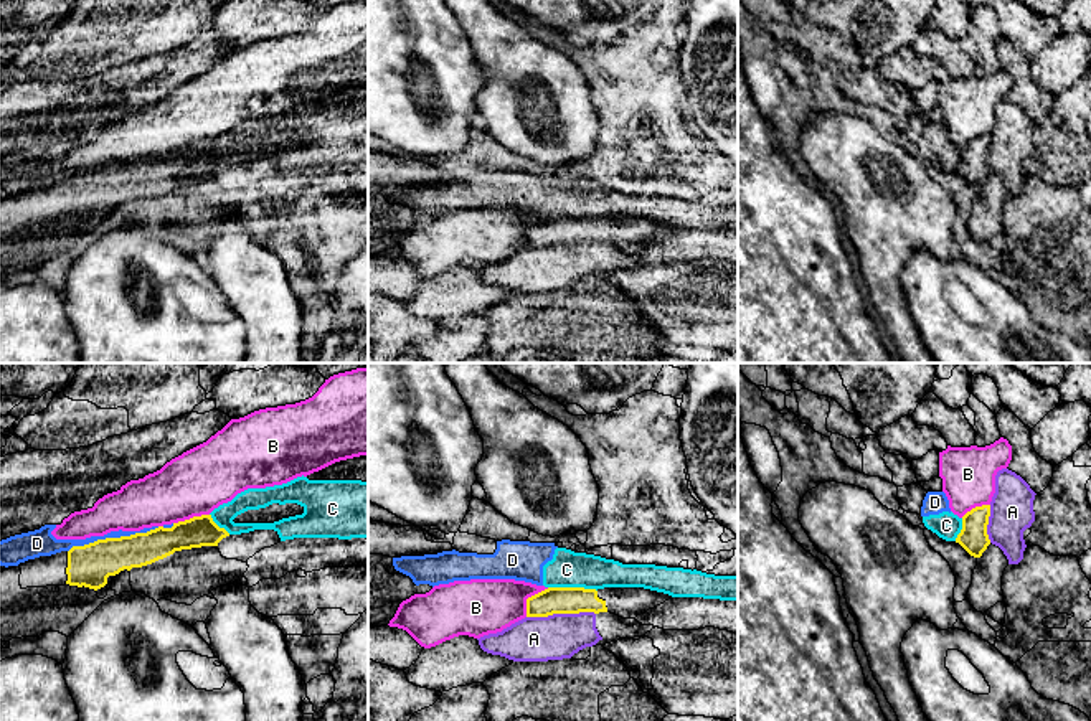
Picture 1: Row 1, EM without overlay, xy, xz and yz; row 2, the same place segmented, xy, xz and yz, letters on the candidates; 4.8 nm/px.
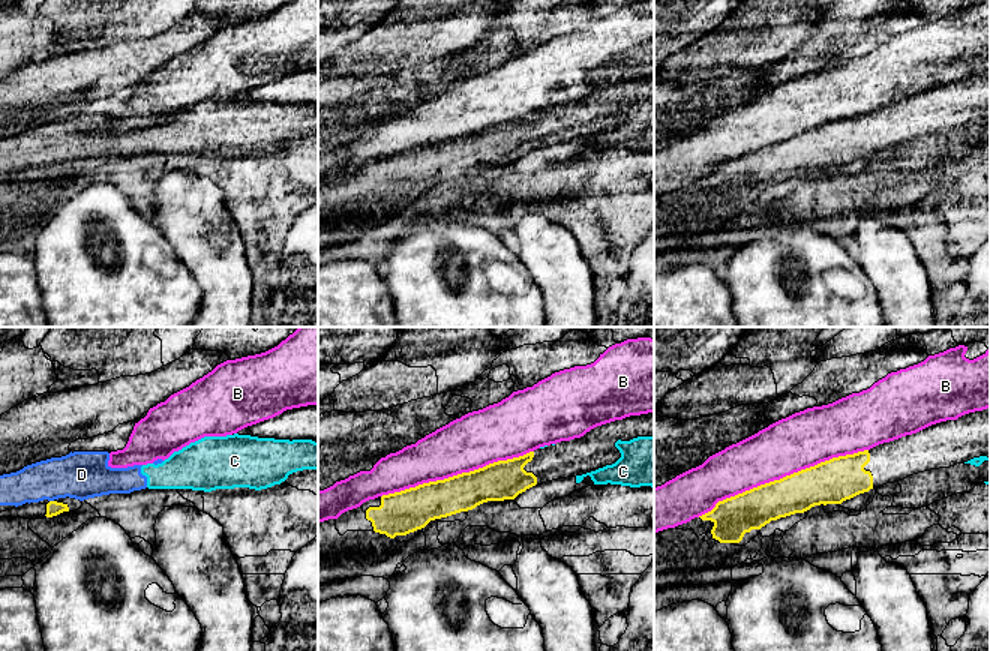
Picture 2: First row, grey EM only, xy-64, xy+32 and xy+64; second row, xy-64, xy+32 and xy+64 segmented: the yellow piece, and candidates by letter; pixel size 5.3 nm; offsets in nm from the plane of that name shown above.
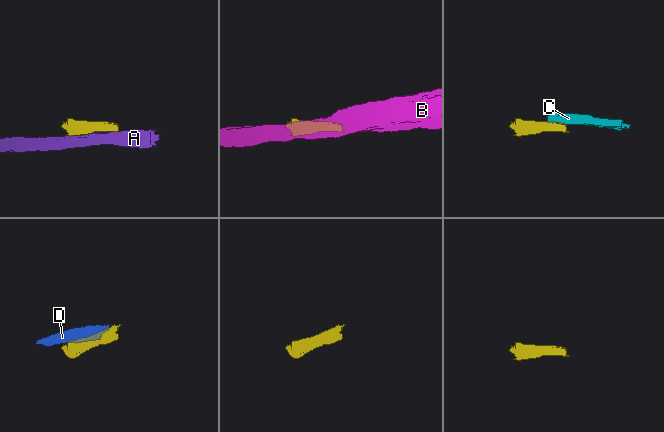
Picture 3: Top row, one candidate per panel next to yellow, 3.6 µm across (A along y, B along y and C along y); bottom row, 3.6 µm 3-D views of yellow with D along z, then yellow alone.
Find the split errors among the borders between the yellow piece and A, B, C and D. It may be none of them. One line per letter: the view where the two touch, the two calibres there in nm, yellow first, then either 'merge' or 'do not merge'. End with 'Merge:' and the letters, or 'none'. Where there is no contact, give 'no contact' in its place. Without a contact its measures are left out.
A: contact in xz; calibres 130 and 220 nm; do not merge
B: contact in xz; calibres 130 and 280 nm; do not merge
C: contact in xz; calibres 130 and 180 nm; do not merge
D: contact in xy; calibres 200 and 60 nm; do not merge
Merge: none

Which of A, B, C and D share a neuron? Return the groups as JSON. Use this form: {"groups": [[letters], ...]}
{"groups": [["A"], ["B"], ["C", "D"]]}

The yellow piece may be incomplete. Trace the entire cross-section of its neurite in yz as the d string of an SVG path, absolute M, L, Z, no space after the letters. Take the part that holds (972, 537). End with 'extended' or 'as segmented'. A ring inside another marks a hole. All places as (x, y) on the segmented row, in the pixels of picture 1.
M990 505L975 507L962 516L962 530L956 538L971 556L980 558L990 544L987 525Z; as segmented

